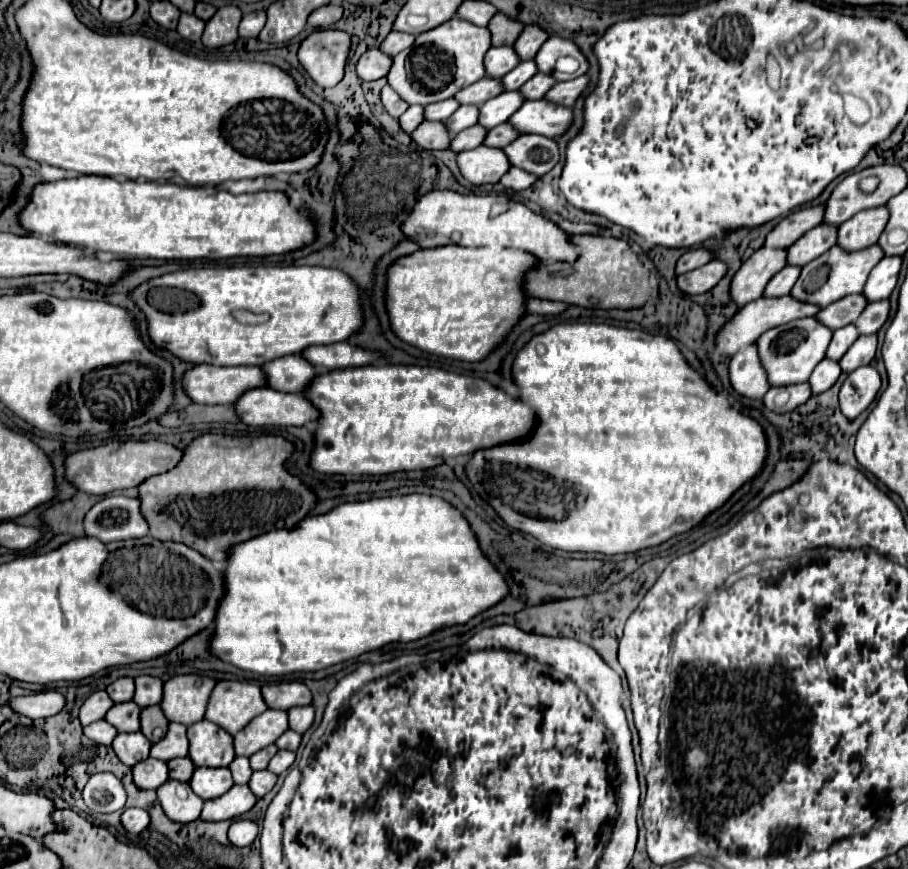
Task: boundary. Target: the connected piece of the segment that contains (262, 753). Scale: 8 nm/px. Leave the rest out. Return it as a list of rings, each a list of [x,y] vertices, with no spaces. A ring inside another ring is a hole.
[[[271,744],[269,748],[263,748],[263,750],[259,750],[259,752],[255,752],[249,760],[251,760],[251,768],[253,770],[265,770],[267,768],[267,764],[269,764],[269,760],[271,760],[271,756],[275,756],[275,752],[279,752],[279,748],[275,746],[275,744]]]

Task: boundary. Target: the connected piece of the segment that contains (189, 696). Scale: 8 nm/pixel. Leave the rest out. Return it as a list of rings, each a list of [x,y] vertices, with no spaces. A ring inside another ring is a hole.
[[[175,676],[165,682],[161,708],[169,722],[195,724],[205,718],[207,700],[215,688],[217,680],[209,676]]]

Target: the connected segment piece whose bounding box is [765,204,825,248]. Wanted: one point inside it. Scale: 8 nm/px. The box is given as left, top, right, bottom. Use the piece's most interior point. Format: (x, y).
(789, 230)

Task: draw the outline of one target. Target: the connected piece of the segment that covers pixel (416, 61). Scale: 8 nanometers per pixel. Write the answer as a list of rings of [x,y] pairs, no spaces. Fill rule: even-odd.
[[[453,18],[433,30],[417,36],[415,44],[393,58],[393,68],[387,76],[391,88],[407,104],[433,104],[453,98],[461,88],[485,76],[483,56],[491,48],[489,28],[479,28],[467,20]]]

